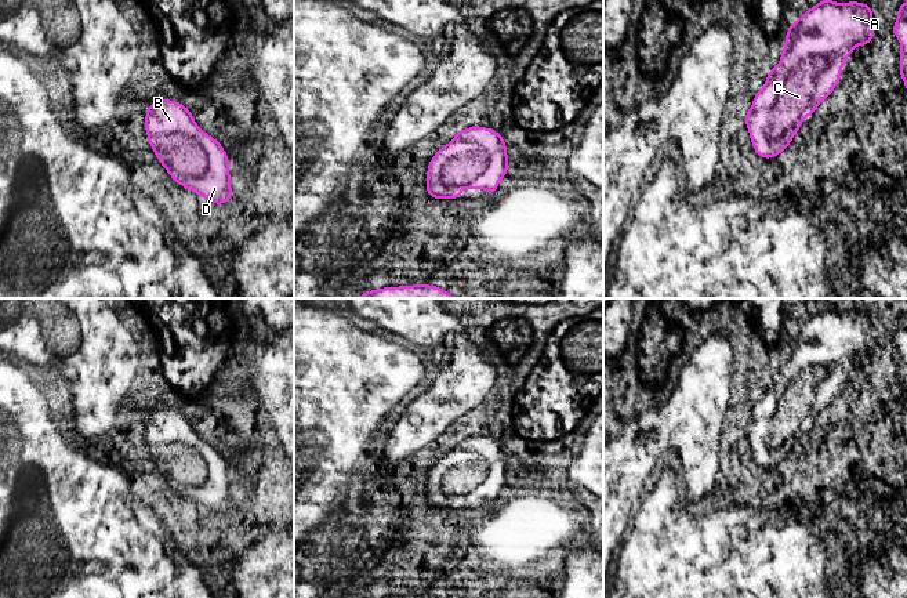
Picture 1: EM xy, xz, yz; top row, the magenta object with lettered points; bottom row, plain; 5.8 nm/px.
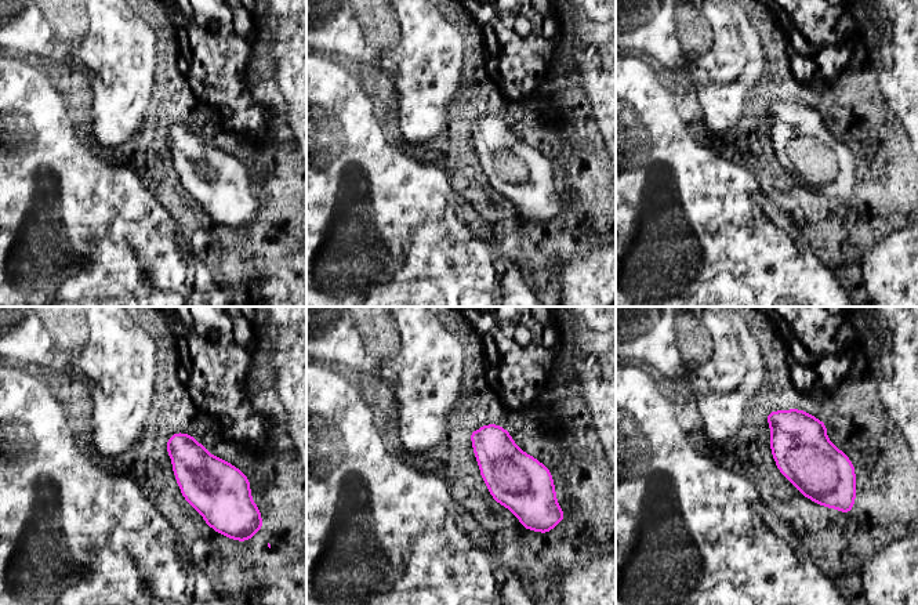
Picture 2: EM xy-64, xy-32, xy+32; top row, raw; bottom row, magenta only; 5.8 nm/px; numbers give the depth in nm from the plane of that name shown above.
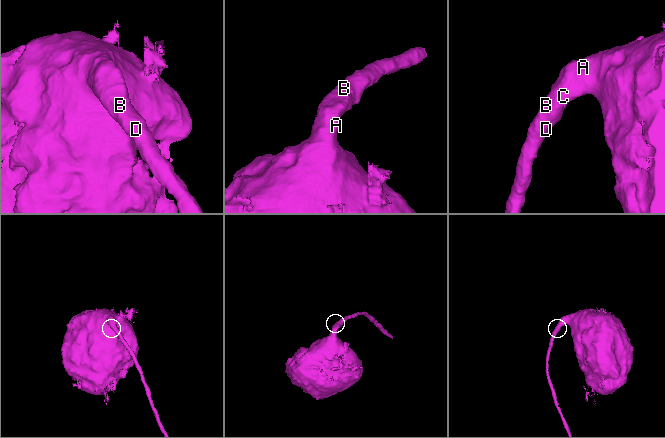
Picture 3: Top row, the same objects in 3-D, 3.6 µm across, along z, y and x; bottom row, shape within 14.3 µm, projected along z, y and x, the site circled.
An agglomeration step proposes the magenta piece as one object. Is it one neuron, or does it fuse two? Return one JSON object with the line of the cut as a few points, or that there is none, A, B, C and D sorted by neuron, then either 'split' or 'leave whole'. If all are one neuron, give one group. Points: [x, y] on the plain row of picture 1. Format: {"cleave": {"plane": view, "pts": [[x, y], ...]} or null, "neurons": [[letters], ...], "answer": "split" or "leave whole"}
{"cleave": null, "neurons": [["A", "B", "C", "D"]], "answer": "leave whole"}

